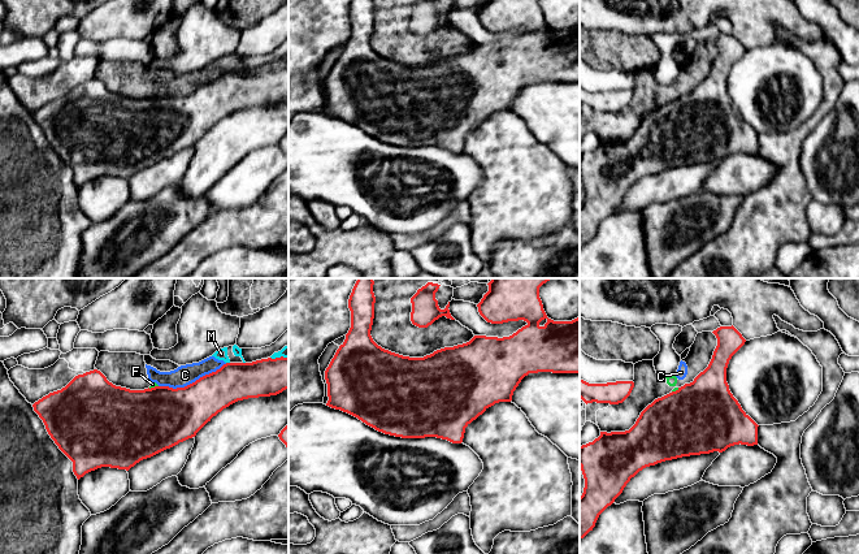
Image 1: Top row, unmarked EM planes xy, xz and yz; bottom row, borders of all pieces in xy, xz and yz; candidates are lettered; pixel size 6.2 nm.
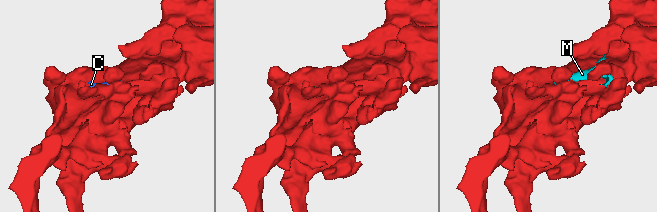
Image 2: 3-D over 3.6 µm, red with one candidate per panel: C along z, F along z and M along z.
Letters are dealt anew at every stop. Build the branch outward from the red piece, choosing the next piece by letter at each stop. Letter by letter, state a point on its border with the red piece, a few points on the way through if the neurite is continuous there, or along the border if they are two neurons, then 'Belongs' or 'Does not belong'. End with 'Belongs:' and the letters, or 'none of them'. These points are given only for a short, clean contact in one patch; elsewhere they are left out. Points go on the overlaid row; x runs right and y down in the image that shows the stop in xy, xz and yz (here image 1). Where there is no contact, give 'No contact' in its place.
C: Touches red at xy (192, 382). Boundary: xy (226, 363), (183, 386), (159, 386). Does not belong
F: Touches red at xy (152, 388). Boundary: xy (157, 385), (148, 388). Does not belong
M: Touches red at xy (280, 358). Does not belong
Belongs: none of them

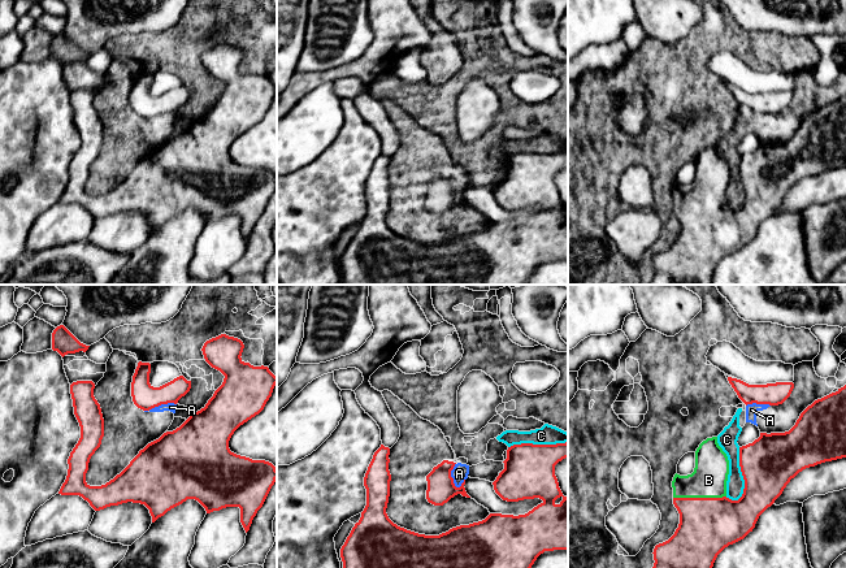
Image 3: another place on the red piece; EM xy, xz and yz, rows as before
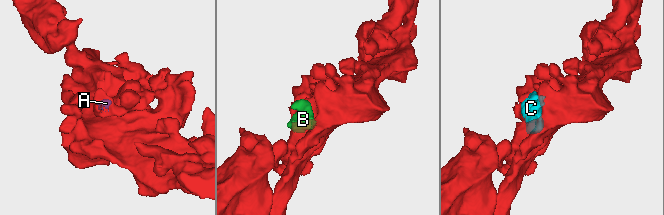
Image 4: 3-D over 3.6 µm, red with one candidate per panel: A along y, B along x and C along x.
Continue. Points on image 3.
A: Touches red at xz (450, 476). Boundary: xz (455, 463), (451, 477), (452, 482), (459, 488). Does not belong
B: Touches red at yz (699, 498). Belongs
C: Touches red at yz (742, 475). Does not belong
Belongs: B

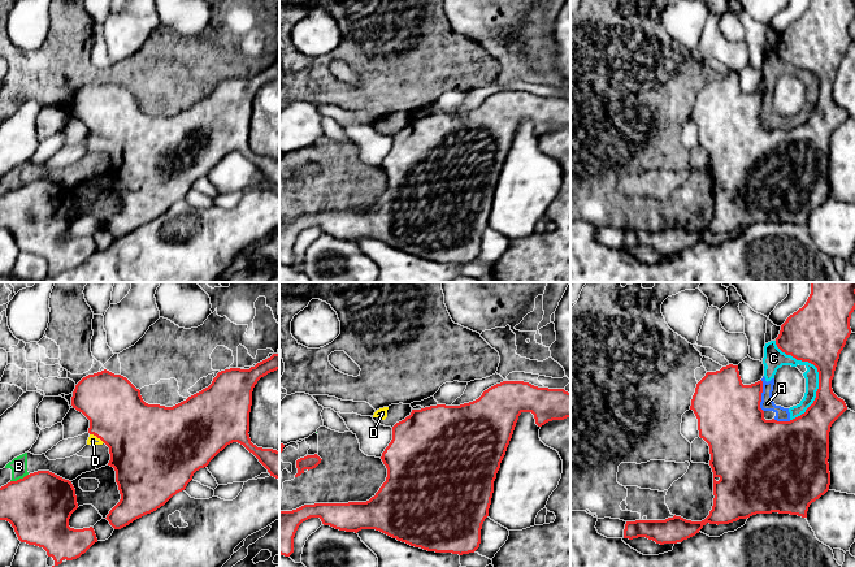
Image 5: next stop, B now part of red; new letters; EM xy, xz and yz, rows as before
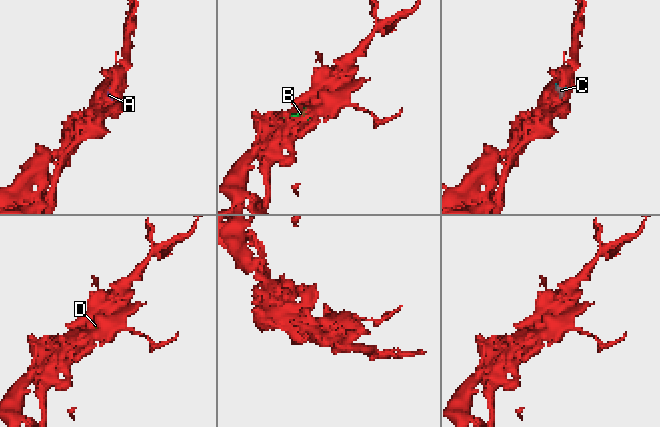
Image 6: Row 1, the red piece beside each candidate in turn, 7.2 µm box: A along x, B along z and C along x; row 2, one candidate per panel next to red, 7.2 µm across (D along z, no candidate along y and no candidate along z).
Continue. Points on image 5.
A: Touches red at yz (760, 395). Does not belong
B: Touches red at xy (20, 479). Does not belong
C: Touches red at yz (819, 375). Does not belong
D: Touches red at xy (98, 437). Path across: xy (138, 435), (98, 437), (92, 440). Belongs
Belongs: D

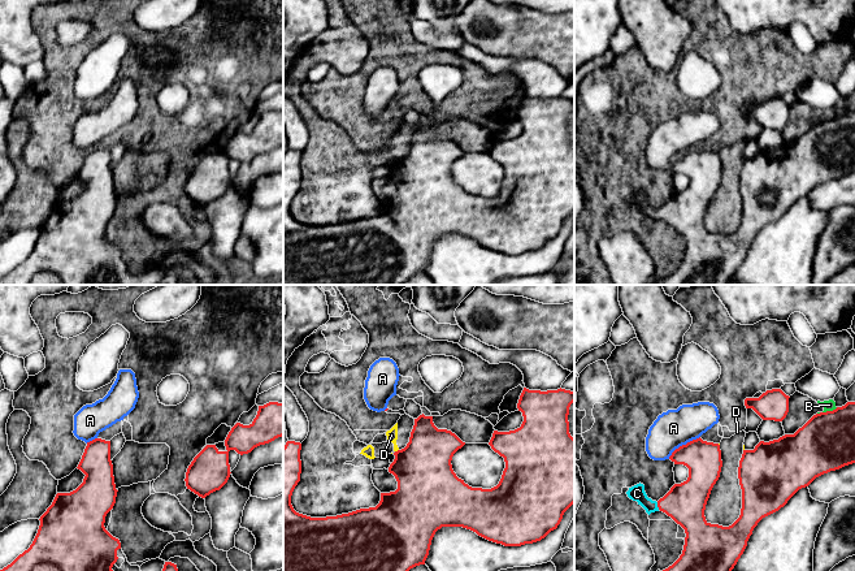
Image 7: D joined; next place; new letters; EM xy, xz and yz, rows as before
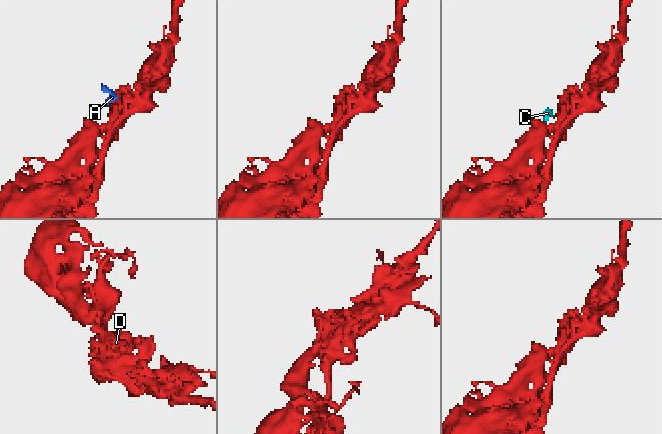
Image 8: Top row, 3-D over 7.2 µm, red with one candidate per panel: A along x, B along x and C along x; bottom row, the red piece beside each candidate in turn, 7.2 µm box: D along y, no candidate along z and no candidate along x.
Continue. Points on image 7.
A: Touches red at yz (682, 445). Path across: yz (703, 459), (682, 445), (673, 428). Belongs
B: Touches red at yz (829, 411). Boundary: yz (837, 407), (823, 412). Does not belong
C: Touches red at yz (658, 506). Path across: yz (685, 504), (658, 506), (650, 506), (637, 493). Belongs
D: Touches red at xz (398, 450). Boundary: xz (398, 449), (395, 451). Does not belong
Belongs: A, C

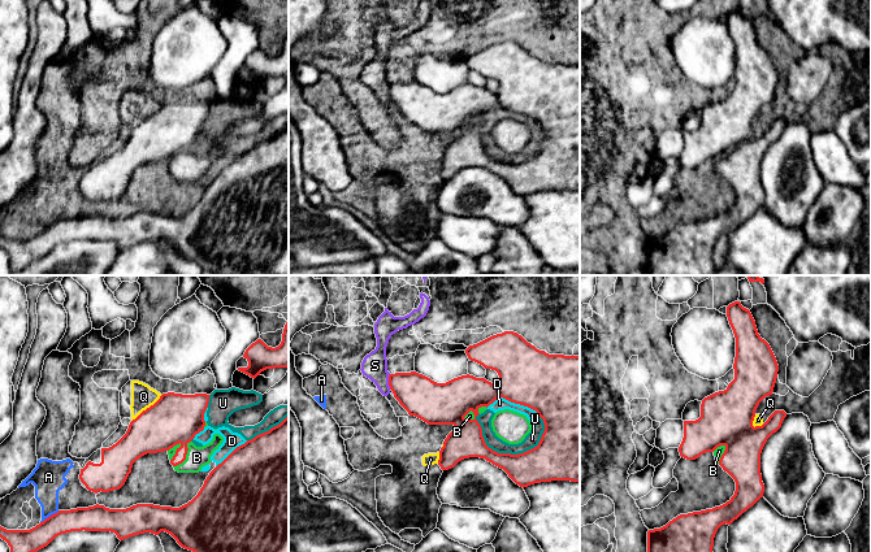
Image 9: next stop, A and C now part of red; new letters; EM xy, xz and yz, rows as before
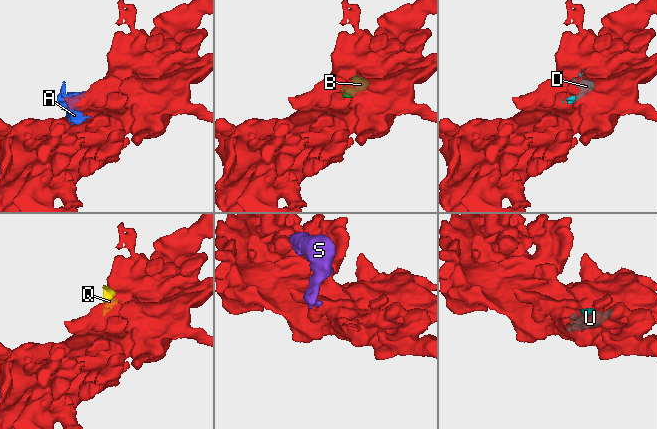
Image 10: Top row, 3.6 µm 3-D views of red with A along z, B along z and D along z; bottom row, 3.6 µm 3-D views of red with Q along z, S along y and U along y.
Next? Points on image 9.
A: Touches red at xy (50, 516). Does not belong
B: Touches red at xy (185, 456). Belongs
D: Touches red at xz (512, 401). Does not belong
Q: Touches red at xy (147, 408). Does not belong
S: Touches red at xz (389, 382). Boundary: xz (390, 374), (389, 388). Does not belong
U: Touches red at xz (506, 453). Does not belong
Belongs: B

